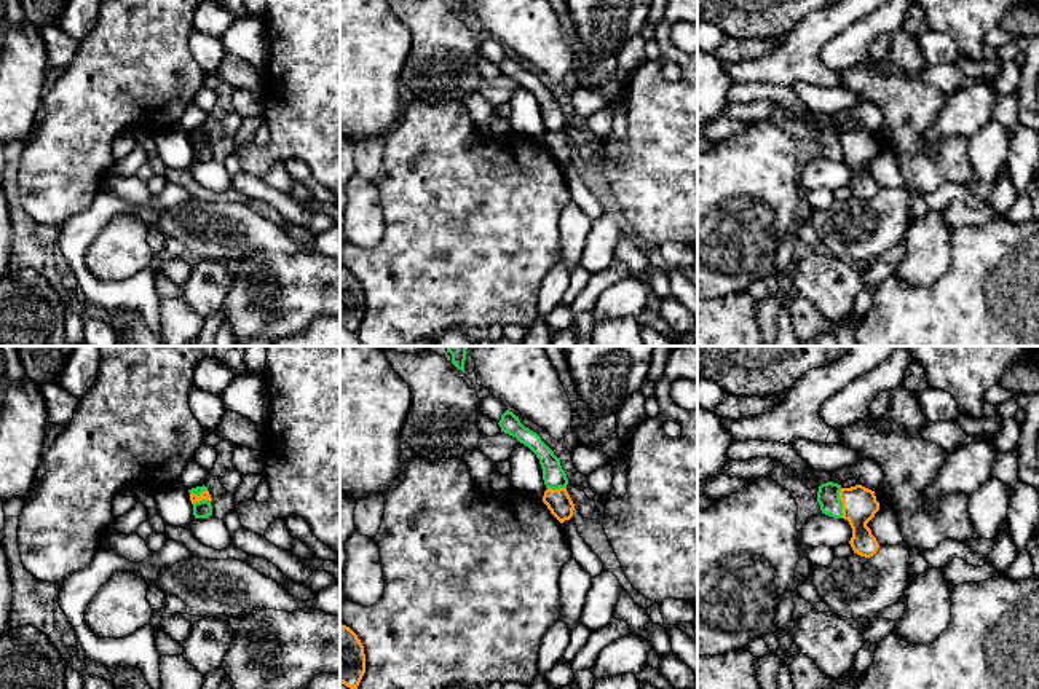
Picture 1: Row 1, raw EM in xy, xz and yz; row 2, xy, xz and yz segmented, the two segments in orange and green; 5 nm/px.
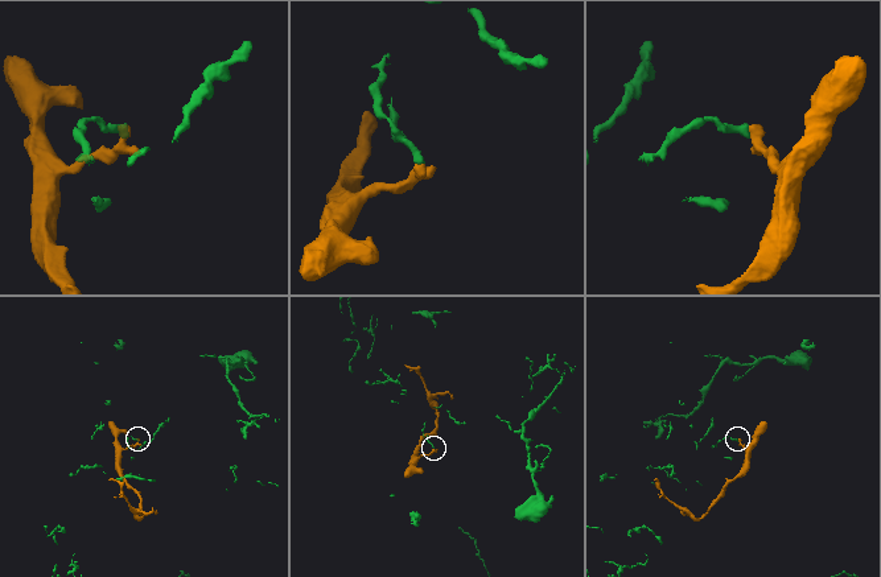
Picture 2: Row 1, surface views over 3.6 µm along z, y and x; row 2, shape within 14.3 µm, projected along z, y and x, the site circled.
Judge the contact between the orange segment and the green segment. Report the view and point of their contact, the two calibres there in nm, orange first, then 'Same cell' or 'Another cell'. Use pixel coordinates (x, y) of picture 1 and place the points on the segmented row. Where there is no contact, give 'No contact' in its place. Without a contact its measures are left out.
Touches orange at yz (841, 501). Thickness 180 nm (orange) against 110 nm. Another cell

